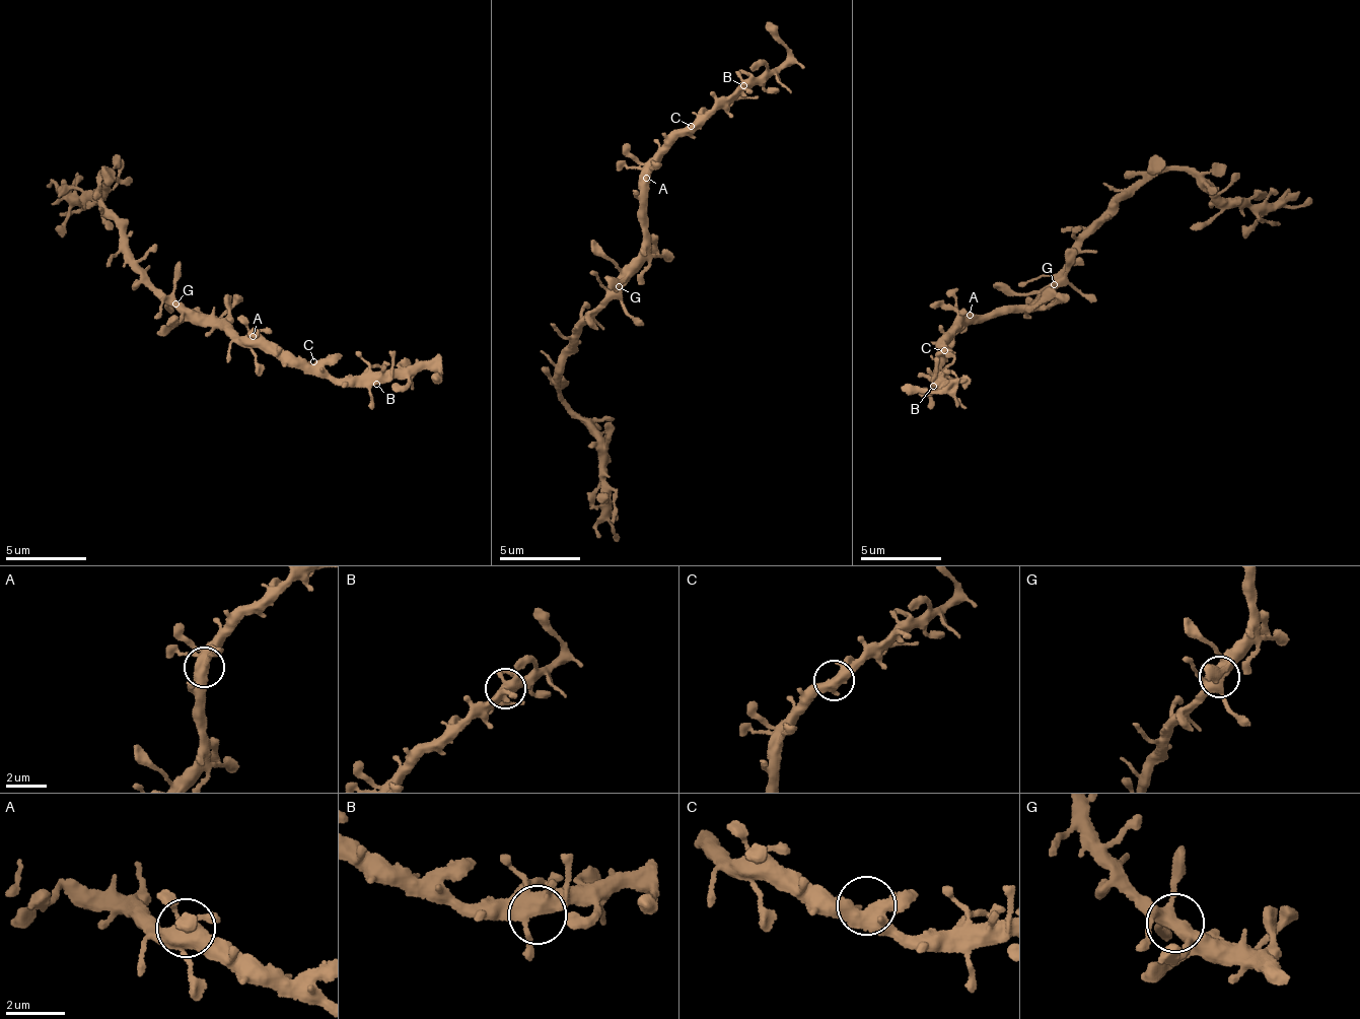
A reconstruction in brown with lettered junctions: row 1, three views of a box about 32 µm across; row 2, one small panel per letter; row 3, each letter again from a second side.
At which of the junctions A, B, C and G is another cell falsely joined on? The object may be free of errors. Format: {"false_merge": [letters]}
{"false_merge": []}

